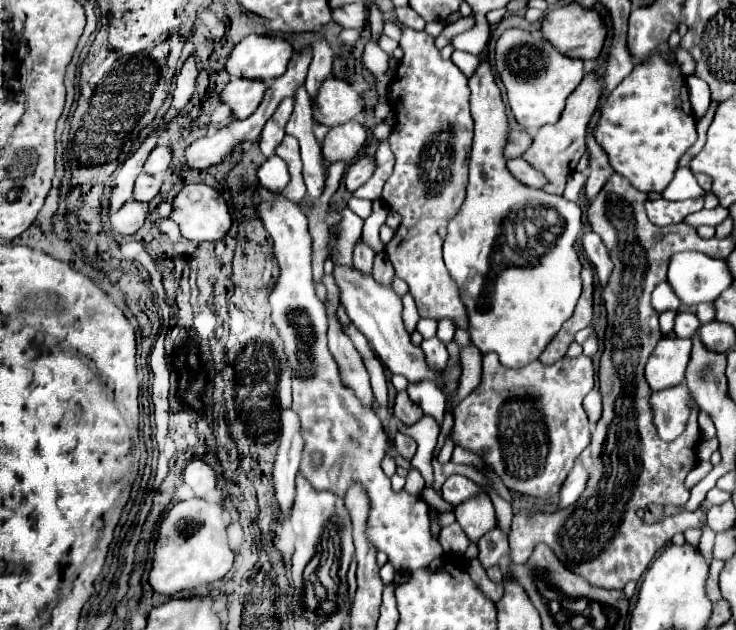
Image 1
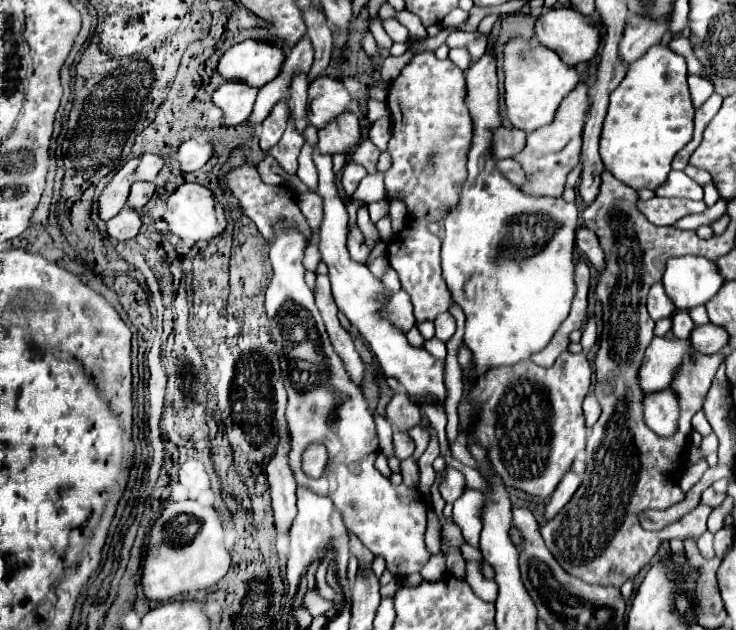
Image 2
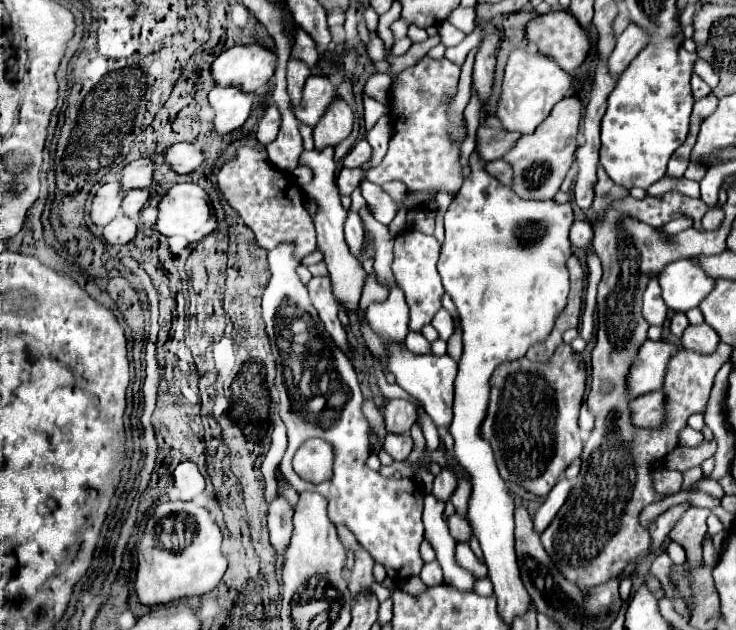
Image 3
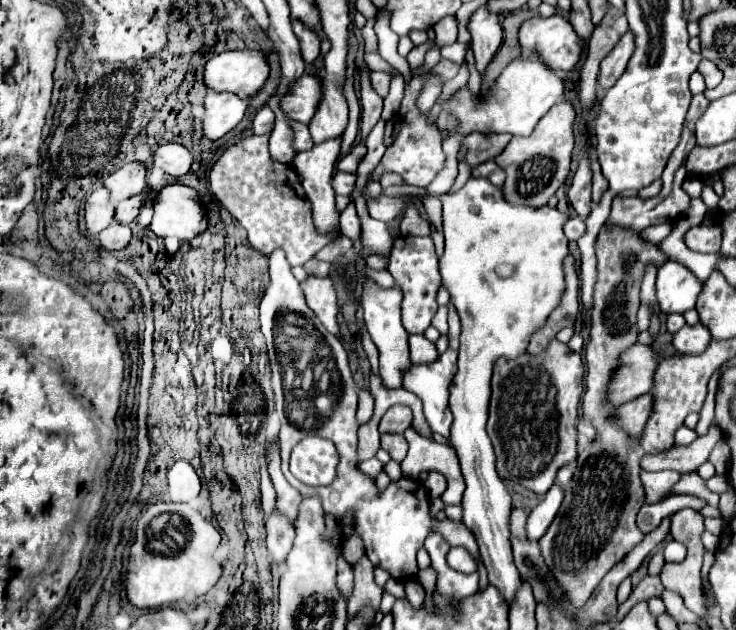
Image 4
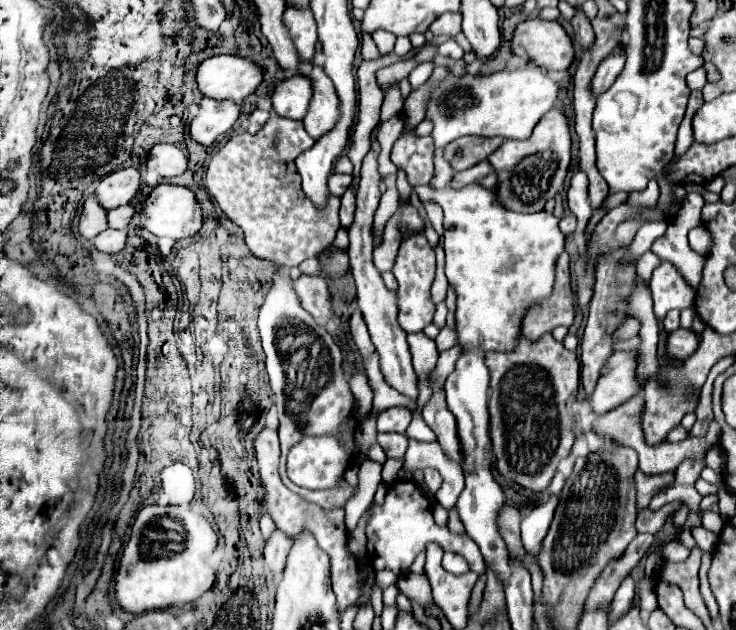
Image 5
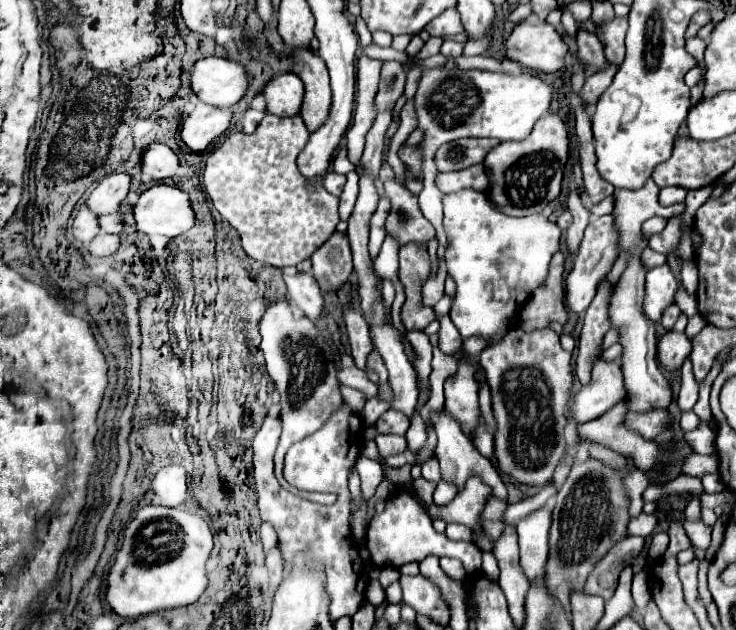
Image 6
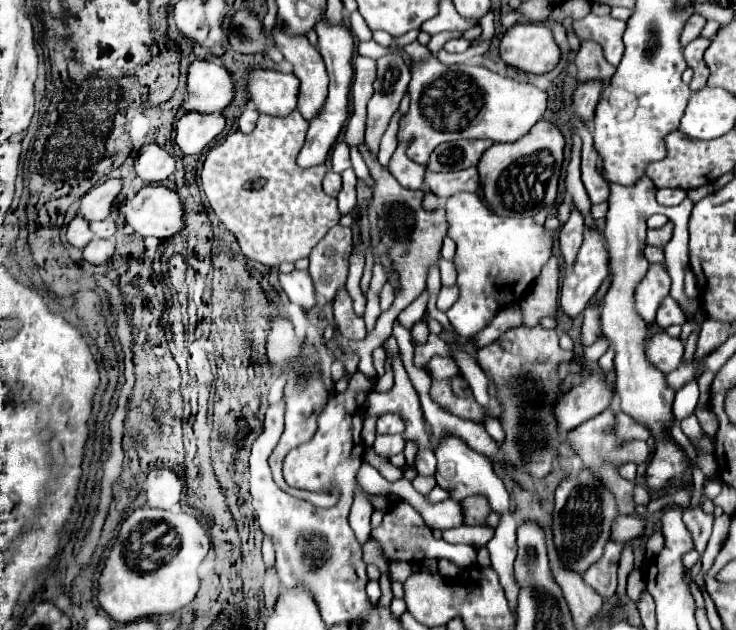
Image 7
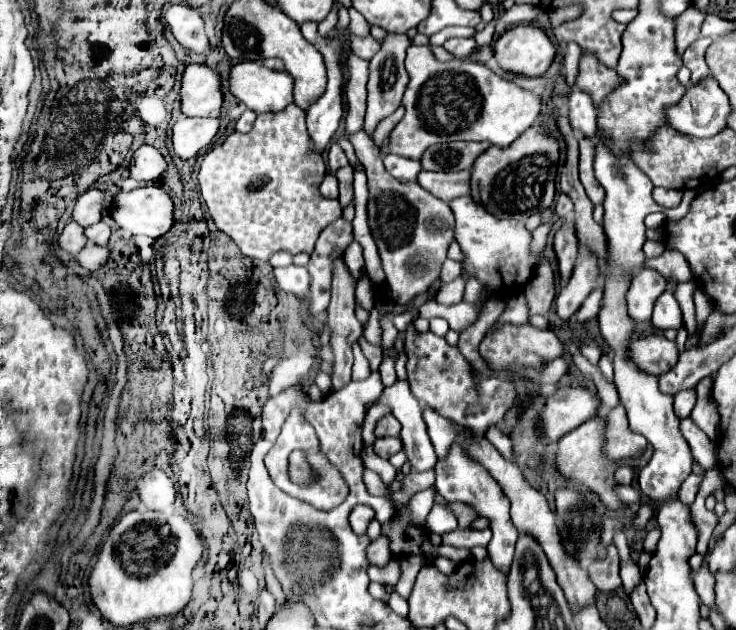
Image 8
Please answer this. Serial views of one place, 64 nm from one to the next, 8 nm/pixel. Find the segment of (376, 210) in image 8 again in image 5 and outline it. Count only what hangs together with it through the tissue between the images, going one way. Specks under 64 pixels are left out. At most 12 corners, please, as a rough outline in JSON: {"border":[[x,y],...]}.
{"border":[[410,202],[402,208],[402,224],[422,232],[424,222]]}

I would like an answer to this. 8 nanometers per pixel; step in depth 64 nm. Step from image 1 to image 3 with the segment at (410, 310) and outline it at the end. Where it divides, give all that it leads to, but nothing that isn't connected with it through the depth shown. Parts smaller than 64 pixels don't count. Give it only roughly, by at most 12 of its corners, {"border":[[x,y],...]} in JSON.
{"border":[[396,286],[382,304],[366,310],[374,332],[402,342],[408,334],[408,304]]}

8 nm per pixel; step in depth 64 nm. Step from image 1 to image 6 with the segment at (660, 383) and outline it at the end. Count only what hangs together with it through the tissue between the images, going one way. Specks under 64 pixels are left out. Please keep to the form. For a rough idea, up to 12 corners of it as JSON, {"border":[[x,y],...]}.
{"border":[[598,360],[570,402],[584,424],[622,402],[620,360]]}

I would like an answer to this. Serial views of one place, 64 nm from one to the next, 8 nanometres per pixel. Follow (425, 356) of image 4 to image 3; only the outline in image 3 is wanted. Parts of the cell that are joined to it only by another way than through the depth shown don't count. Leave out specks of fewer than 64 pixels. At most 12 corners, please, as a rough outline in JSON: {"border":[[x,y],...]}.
{"border":[[408,332],[406,346],[414,354],[430,352],[428,340],[420,332]]}

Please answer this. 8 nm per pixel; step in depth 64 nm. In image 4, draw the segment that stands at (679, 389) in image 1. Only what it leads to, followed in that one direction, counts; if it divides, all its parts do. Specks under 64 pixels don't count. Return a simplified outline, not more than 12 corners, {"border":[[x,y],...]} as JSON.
{"border":[[654,396],[622,404],[614,412],[616,424],[632,438],[644,430],[652,414]]}

